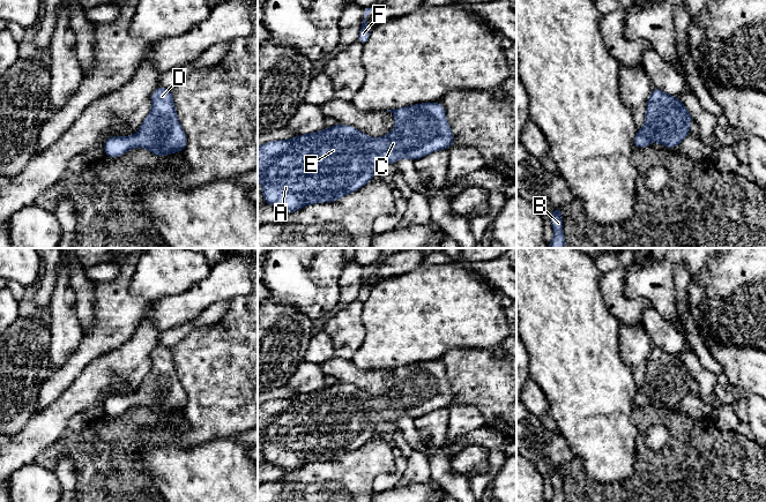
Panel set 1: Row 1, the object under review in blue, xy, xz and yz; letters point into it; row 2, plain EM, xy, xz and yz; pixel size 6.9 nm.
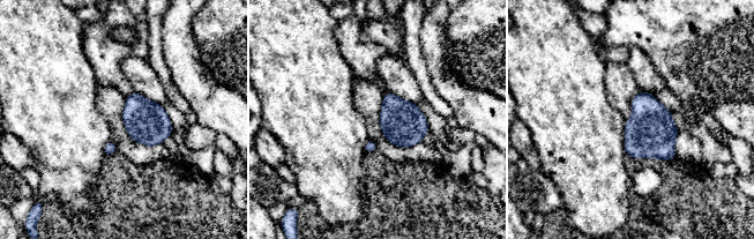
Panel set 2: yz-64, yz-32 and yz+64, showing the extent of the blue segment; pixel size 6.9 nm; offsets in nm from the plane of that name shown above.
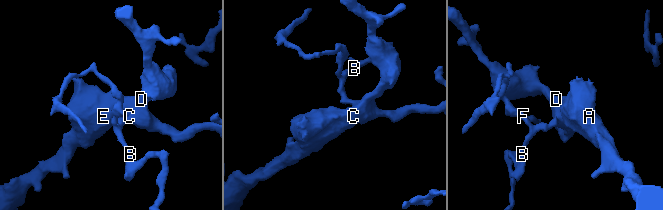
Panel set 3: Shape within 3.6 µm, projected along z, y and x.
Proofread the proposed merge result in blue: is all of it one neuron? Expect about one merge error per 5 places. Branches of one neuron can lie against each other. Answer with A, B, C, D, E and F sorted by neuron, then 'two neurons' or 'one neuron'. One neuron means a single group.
groups A B C D E F; one neuron

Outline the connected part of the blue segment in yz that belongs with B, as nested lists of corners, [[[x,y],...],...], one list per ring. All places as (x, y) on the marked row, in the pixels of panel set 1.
[[[553,208],[552,210],[551,224],[553,227],[553,239],[548,248],[565,248],[562,209],[563,208]]]

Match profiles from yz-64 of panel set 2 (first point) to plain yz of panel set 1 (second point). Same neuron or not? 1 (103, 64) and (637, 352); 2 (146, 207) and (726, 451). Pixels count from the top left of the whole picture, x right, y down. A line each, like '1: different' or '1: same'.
1: different
2: same

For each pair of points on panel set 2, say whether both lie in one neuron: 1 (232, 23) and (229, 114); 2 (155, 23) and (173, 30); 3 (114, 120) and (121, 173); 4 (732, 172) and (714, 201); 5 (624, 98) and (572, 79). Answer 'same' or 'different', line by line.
1: different
2: different
3: different
4: different
5: different

